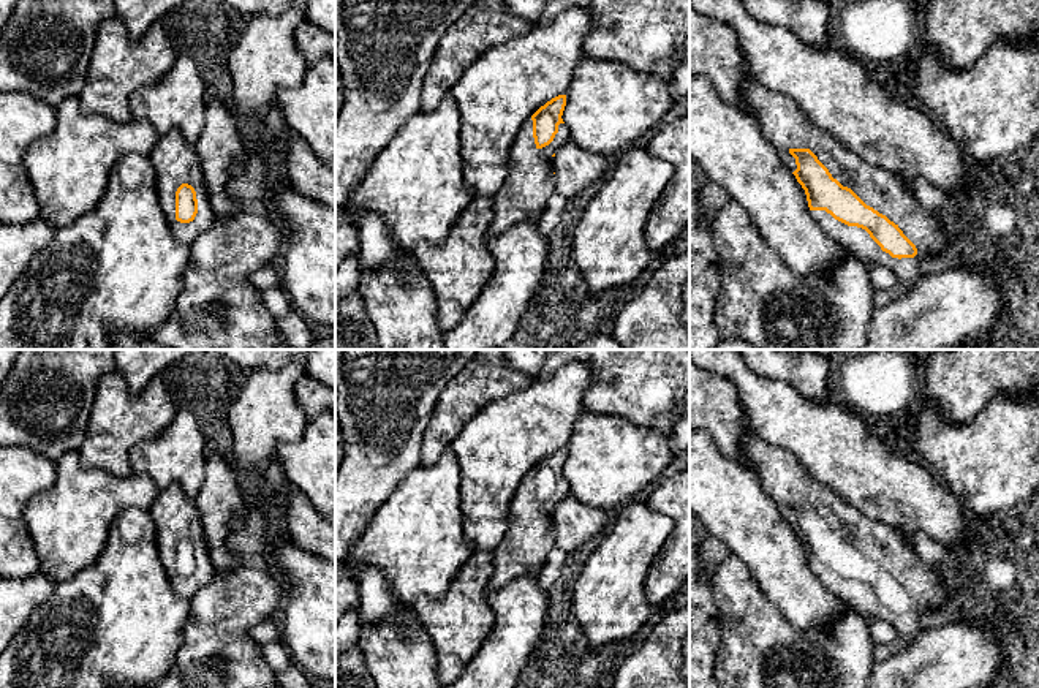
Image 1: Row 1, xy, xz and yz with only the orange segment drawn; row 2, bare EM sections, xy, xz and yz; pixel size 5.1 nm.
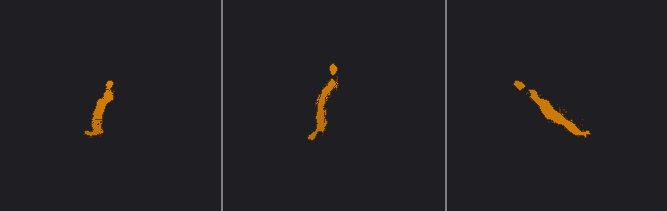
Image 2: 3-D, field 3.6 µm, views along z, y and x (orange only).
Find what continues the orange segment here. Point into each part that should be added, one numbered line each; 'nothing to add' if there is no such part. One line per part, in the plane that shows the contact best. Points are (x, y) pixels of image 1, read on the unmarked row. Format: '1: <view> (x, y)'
1: yz (782, 476)

